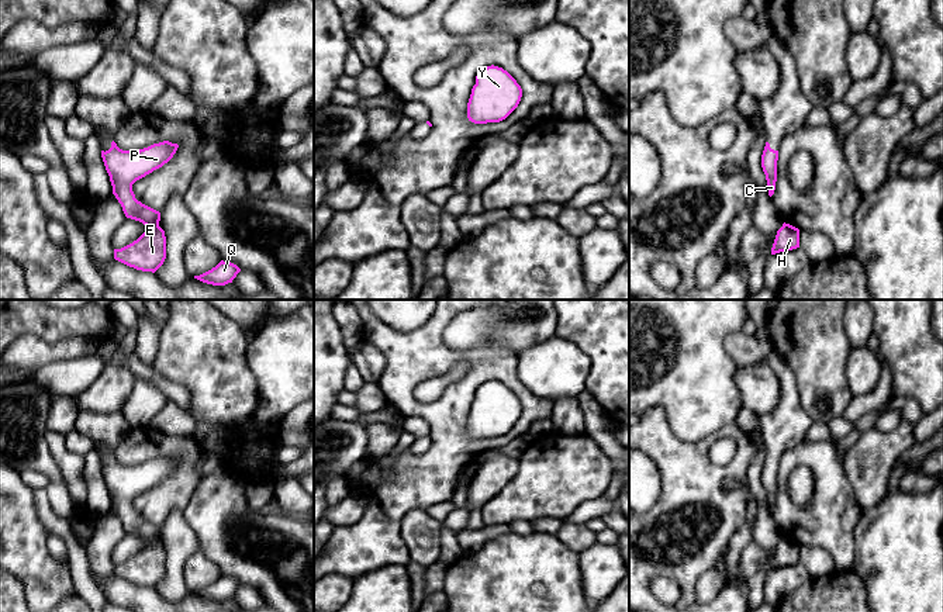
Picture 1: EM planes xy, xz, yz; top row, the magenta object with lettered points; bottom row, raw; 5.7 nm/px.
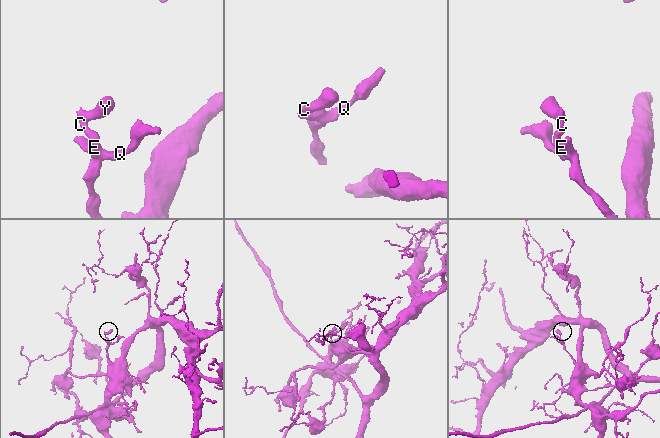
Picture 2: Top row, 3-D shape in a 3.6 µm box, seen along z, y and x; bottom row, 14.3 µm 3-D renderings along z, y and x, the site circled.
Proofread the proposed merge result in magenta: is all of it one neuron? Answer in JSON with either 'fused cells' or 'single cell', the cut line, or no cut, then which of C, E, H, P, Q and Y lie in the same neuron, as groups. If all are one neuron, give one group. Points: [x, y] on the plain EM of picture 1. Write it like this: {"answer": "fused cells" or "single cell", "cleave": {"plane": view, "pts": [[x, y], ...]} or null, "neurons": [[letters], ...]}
{"answer": "single cell", "cleave": null, "neurons": [["C", "E", "H", "P", "Q", "Y"]]}

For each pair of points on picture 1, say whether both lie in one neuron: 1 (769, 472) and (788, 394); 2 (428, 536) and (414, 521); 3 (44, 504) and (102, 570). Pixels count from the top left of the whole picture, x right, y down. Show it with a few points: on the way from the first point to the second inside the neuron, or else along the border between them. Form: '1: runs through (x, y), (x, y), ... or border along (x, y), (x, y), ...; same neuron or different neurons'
1: runs through (774, 452), (780, 432), (788, 422), (788, 414); same neuron
2: runs through (424, 532), (417, 525); same neuron
3: border along (83, 546), (87, 555), (90, 576), (97, 583); different neurons

